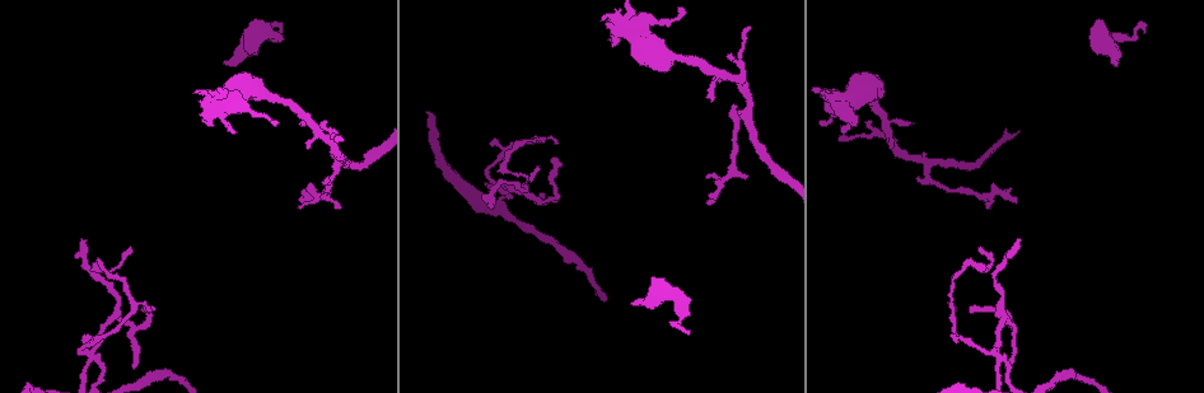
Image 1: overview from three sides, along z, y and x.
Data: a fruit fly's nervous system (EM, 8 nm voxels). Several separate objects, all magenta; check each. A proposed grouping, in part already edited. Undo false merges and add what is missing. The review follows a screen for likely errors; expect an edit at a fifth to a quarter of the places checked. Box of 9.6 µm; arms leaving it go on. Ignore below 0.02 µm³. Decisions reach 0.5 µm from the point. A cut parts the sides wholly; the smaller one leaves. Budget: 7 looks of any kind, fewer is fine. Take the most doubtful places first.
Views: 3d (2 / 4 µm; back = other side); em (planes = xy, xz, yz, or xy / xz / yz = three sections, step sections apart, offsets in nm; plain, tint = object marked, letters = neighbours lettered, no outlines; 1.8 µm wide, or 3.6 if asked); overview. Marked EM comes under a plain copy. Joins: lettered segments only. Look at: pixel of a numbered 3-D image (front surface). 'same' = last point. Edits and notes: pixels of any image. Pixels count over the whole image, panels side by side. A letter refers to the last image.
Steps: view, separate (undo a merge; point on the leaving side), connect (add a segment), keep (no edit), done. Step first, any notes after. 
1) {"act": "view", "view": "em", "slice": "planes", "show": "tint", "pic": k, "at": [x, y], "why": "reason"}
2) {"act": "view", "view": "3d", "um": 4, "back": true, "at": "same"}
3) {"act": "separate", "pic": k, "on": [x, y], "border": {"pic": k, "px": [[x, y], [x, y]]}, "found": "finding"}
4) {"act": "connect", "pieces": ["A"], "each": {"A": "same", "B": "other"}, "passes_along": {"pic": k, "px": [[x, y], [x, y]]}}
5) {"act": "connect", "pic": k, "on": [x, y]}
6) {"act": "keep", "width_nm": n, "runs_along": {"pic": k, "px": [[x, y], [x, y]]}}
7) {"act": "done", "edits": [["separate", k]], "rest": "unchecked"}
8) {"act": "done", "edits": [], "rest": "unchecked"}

{"act": "view", "view": "em", "um": 3.6, "slice": "planes", "show": "letters", "pic": 1, "at": [91, 355], "why": "thin neck"}

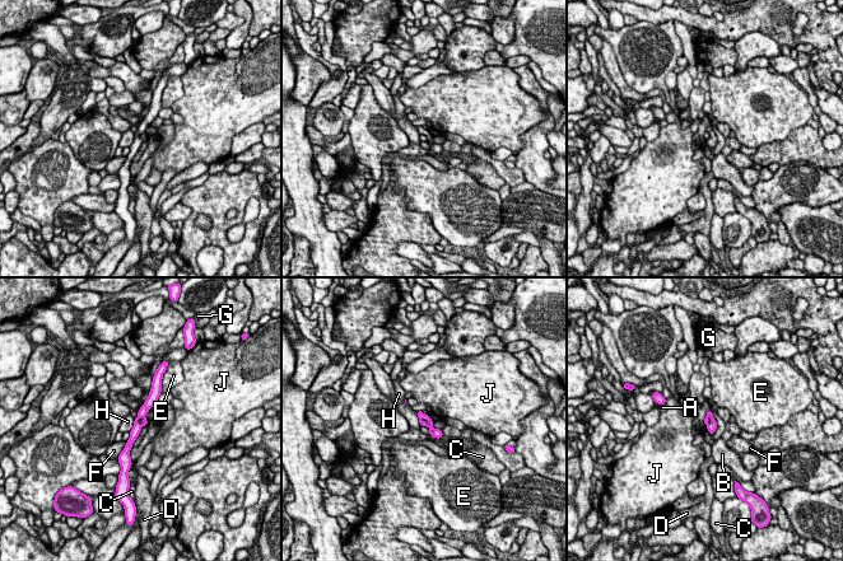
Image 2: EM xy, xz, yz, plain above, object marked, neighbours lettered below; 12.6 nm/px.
{"act": "separate", "pic": 2, "on": [134, 433], "each": {"A": "other", "B": "other", "C": "other", "D": "other", "E": "other", "F": "other", "G": "other", "H": "other", "J": "other"}, "border": {"pic": 2, "px": [[144, 416], [140, 420], [140, 425]]}, "found": "a second neuron is stuck on"}

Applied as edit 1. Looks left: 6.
{"act": "view", "view": "em", "slice": "yz", "step": 8, "show": "letters", "pic": 1, "at": [226, 62], "why": "branch stops here"}

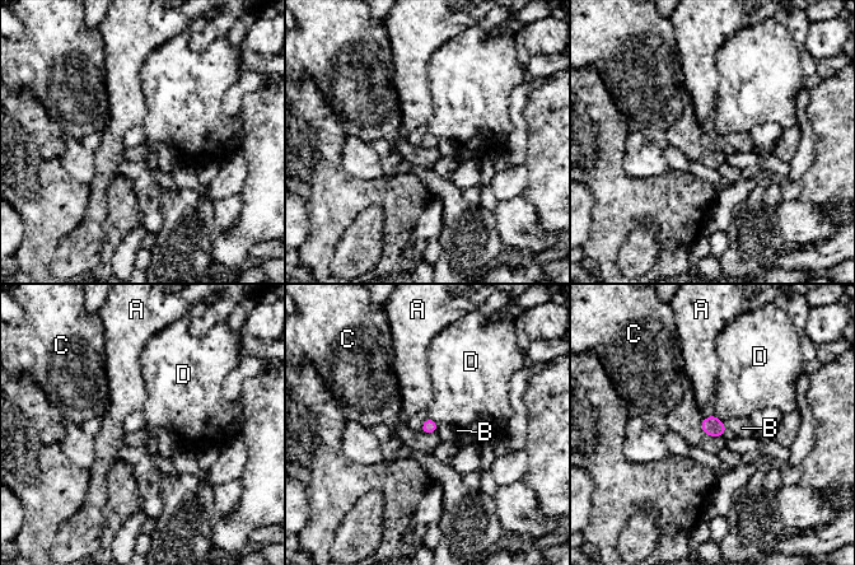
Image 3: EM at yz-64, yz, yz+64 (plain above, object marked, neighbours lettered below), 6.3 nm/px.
{"act": "keep", "longest_contact_nm": ["C", 120], "each": {"A": "other", "B": "other", "C": "other", "D": "other"}, "border": {"pic": 3, "px": [[714, 414], [723, 421]]}, "found": "no lettered segment goes on from it"}

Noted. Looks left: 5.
{"act": "view", "view": "3d", "um": 4, "pic": 1, "at": [600, 20], "why": "free end"}

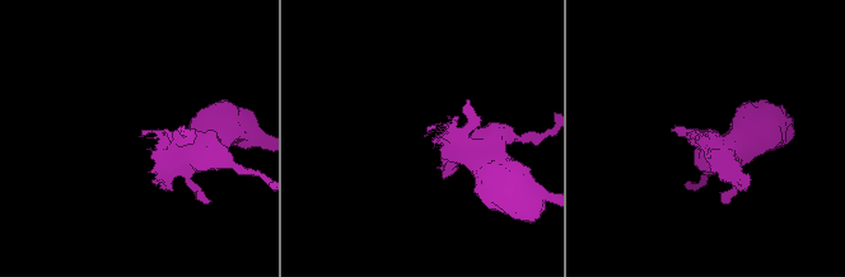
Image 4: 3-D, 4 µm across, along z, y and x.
{"act": "view", "view": "em", "slice": "yz", "step": 8, "show": "letters", "pic": 4, "at": [141, 133], "why": "shape alone is not enough"}

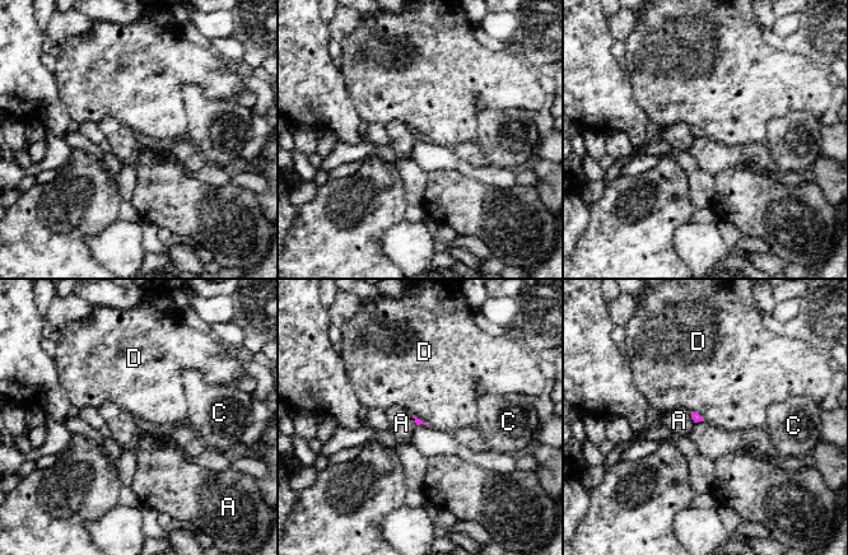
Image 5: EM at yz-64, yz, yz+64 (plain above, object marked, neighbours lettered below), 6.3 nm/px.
{"act": "view", "view": "em", "slice": "planes", "show": "letters", "at": "same"}

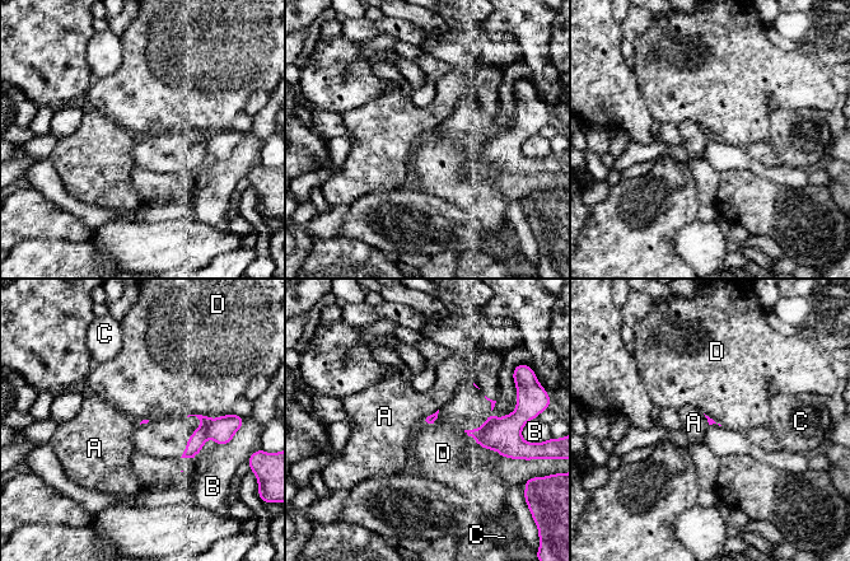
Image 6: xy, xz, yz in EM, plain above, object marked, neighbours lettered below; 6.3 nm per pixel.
{"act": "connect", "pieces": ["A"], "each": {"A": "same", "B": "other", "C": "other", "D": "other"}, "found": "it goes on there"}

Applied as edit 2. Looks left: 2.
{"act": "done", "edits": [["separate", 2], ["connect", 6]], "rest": "unchecked"}

